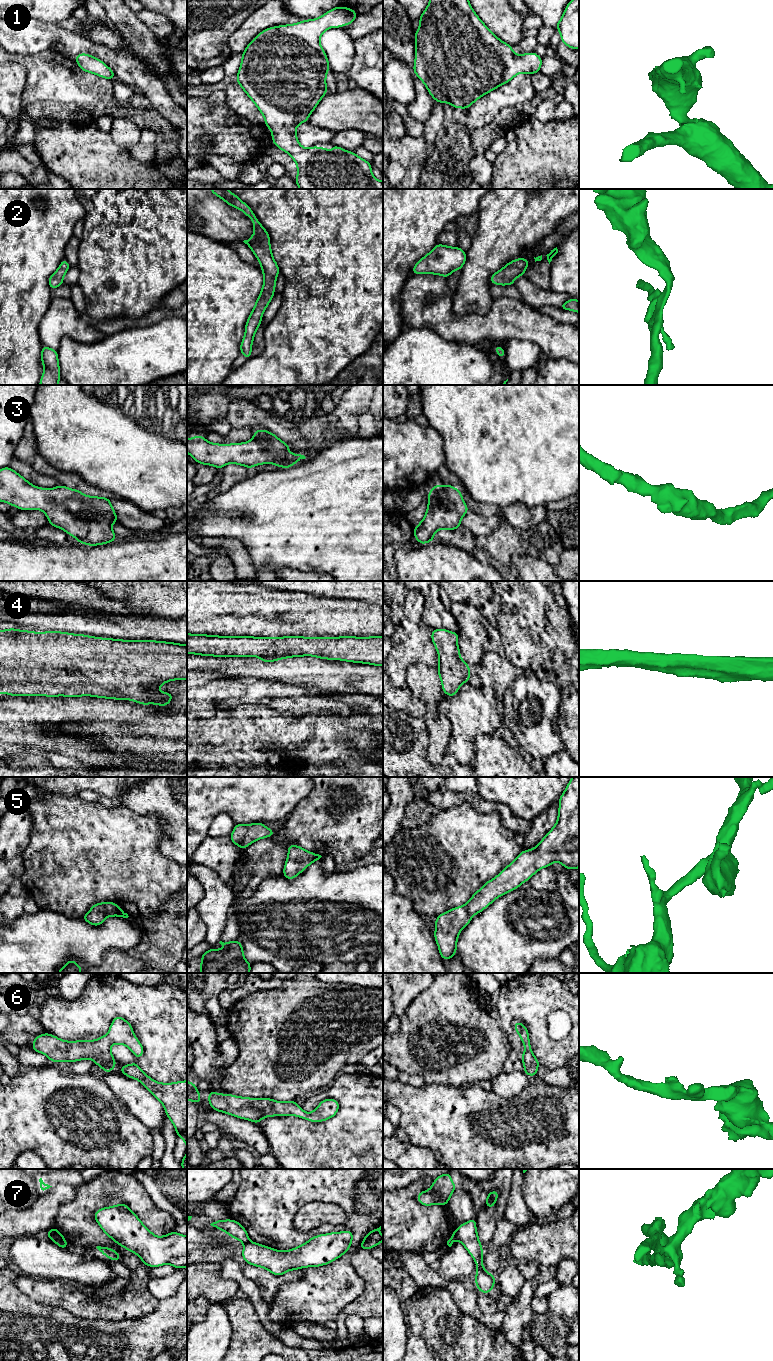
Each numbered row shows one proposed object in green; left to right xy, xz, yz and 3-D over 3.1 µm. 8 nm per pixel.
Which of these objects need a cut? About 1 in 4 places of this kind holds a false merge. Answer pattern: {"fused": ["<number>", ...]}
{"fused": ["7"]}

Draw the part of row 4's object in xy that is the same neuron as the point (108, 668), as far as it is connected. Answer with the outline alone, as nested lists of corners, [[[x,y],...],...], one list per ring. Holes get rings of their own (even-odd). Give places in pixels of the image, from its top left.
[[[10,628],[0,630],[0,694],[5,693],[11,696],[93,696],[107,699],[132,700],[141,705],[157,704],[167,706],[172,698],[173,692],[159,692],[157,688],[172,680],[187,680],[187,645],[164,641],[153,640],[120,640],[110,638],[99,638],[83,634],[70,634],[68,632],[48,631],[32,632]]]

